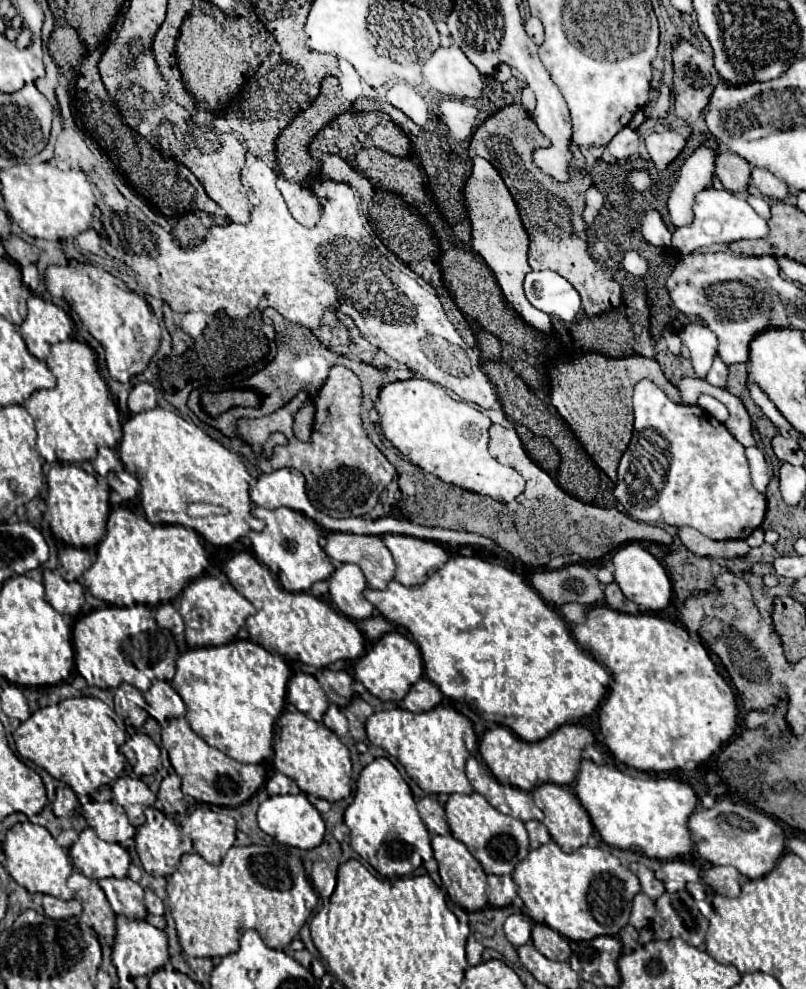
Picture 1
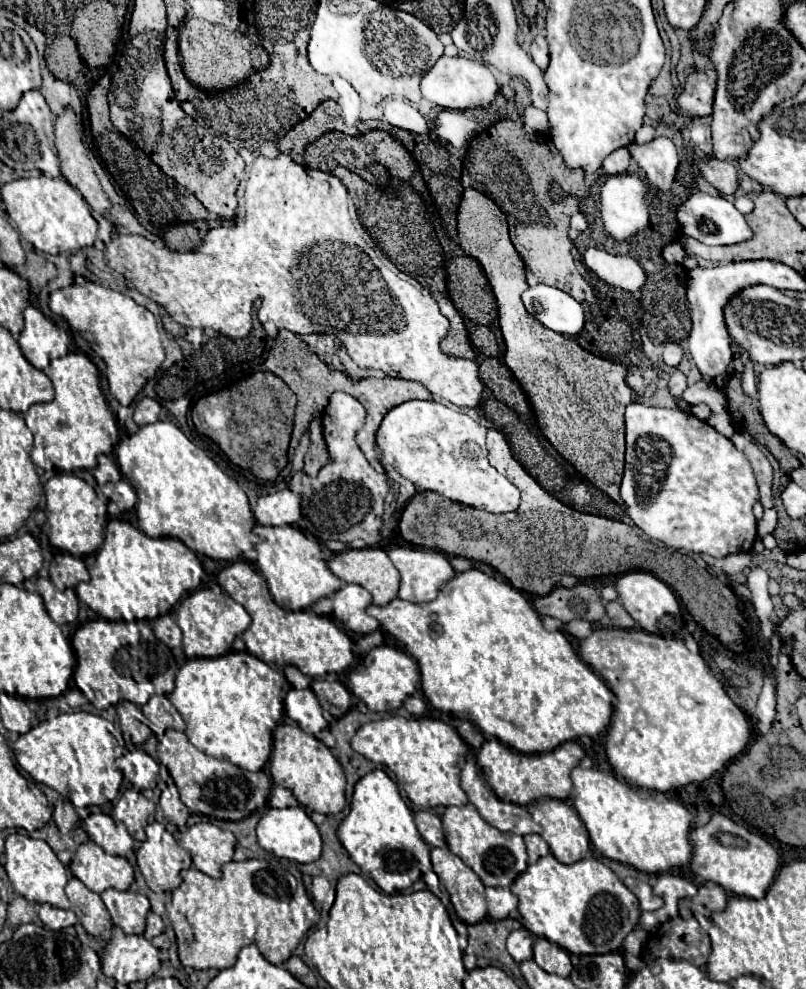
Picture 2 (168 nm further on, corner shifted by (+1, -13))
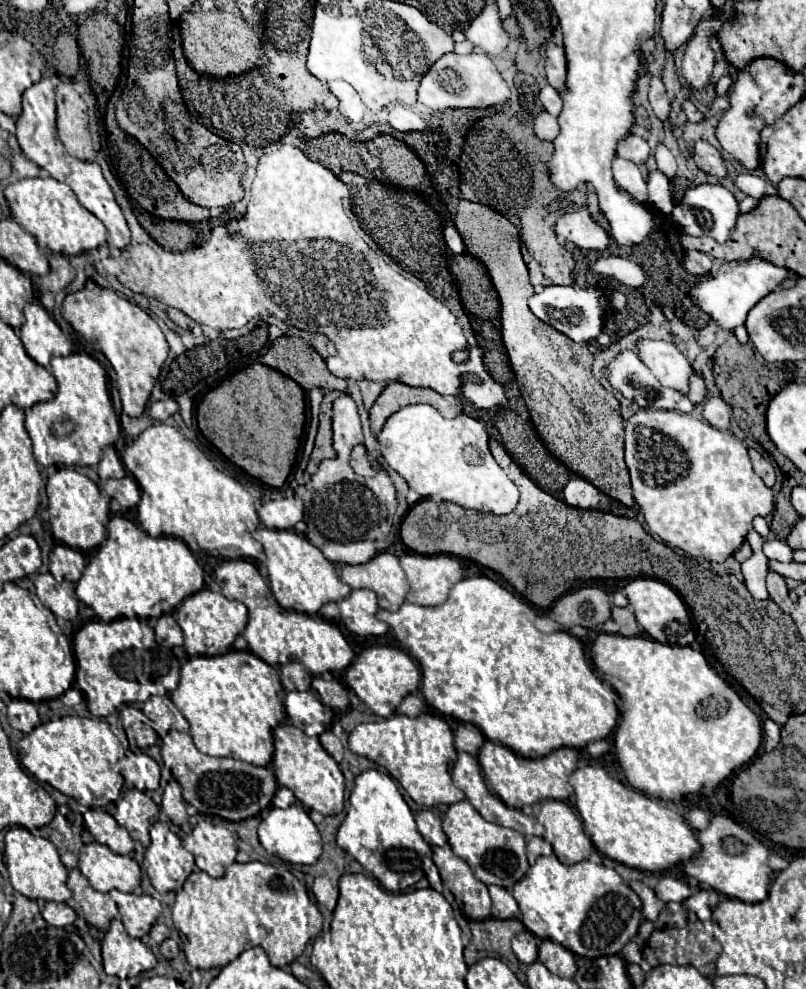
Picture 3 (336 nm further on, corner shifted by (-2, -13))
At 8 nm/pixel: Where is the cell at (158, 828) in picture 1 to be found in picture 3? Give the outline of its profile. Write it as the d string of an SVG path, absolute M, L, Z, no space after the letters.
M166 823L150 827L152 843L144 855L144 869L158 893L176 891L194 871L194 857L184 849L182 841L168 829Z

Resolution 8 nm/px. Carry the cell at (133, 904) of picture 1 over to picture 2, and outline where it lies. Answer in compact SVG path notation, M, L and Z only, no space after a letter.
M107 889L101 893L111 919L117 927L121 927L125 933L133 935L143 935L145 931L145 917L151 909L149 899L141 893L133 891L117 891L117 889Z

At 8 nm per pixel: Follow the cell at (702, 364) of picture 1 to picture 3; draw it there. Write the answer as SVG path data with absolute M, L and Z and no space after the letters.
M748 259L748 261L730 261L722 263L714 277L702 279L692 287L692 299L696 301L698 309L706 313L720 331L734 329L746 321L746 313L768 293L772 293L778 285L788 279L788 269L776 267L764 259Z

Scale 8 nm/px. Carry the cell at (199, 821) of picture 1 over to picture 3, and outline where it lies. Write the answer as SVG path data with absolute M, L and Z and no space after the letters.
M200 821L184 839L184 847L194 855L196 865L210 877L222 877L224 869L236 859L236 836L224 825Z

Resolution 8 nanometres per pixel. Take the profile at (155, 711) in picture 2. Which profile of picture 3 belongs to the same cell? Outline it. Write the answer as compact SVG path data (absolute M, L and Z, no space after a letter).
M152 696L142 707L142 712L150 719L149 724L160 737L170 729L182 732L189 731L189 723L172 703L169 696Z

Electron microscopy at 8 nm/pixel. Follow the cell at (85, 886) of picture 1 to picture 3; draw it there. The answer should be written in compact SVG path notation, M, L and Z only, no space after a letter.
M72 869L68 875L68 889L72 891L72 897L67 902L78 916L84 918L96 929L108 931L110 921L114 919L118 911L117 905L106 893L100 893L90 887L88 879L78 871Z

